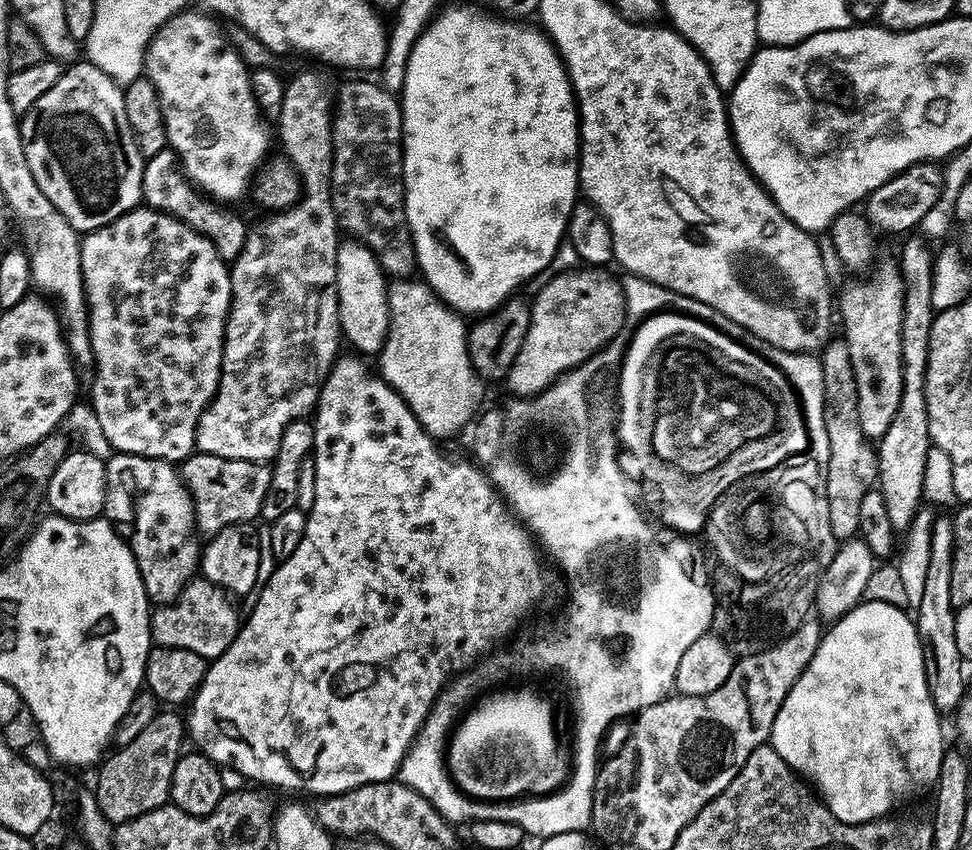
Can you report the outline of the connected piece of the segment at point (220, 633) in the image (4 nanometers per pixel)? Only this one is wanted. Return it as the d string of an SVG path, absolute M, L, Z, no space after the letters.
M194 578L175 602L157 607L151 613L152 639L161 648L194 650L194 654L211 662L230 647L240 630L242 616L236 613L231 602L229 593L218 585L203 578Z

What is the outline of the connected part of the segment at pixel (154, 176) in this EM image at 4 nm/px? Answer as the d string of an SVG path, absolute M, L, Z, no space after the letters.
M165 147L158 154L147 157L144 162L144 173L142 174L142 200L149 208L157 208L174 219L188 224L198 234L202 234L218 250L218 254L226 262L235 261L242 250L250 231L232 212L227 212L227 207L205 198L197 189L192 187L180 160L171 148Z

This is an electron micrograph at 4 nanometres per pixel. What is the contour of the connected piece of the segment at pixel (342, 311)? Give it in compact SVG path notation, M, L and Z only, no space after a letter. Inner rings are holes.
M345 239L336 249L336 297L338 298L338 318L343 339L353 344L357 353L365 357L375 357L384 348L390 326L390 310L388 309L388 285L386 273L376 261L376 255L358 240Z

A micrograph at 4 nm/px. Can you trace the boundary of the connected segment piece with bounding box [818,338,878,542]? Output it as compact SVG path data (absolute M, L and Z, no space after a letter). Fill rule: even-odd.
M842 338L829 339L819 353L824 387L824 418L829 438L829 458L823 470L824 496L829 504L829 524L834 538L843 542L851 540L860 531L858 510L862 510L862 498L877 487L878 462L873 445L862 434L858 422L858 390L854 386L854 366L850 362L848 343Z

